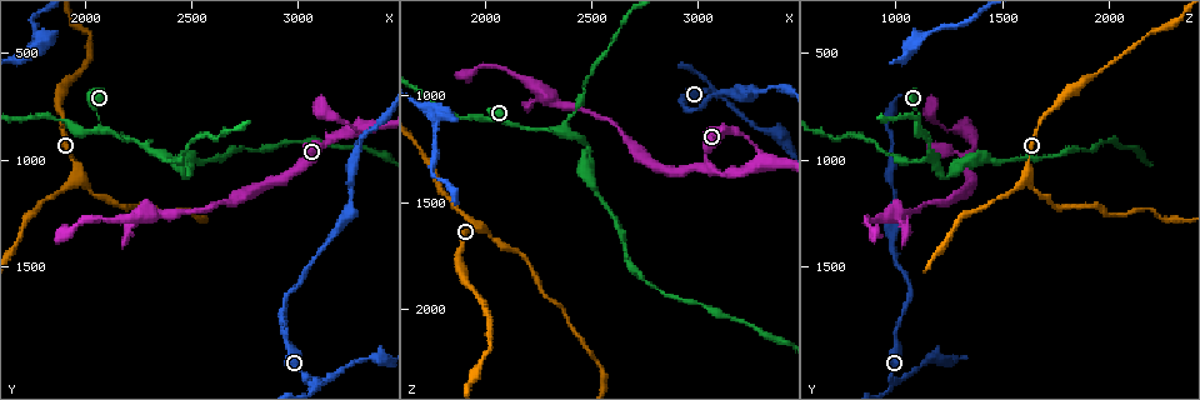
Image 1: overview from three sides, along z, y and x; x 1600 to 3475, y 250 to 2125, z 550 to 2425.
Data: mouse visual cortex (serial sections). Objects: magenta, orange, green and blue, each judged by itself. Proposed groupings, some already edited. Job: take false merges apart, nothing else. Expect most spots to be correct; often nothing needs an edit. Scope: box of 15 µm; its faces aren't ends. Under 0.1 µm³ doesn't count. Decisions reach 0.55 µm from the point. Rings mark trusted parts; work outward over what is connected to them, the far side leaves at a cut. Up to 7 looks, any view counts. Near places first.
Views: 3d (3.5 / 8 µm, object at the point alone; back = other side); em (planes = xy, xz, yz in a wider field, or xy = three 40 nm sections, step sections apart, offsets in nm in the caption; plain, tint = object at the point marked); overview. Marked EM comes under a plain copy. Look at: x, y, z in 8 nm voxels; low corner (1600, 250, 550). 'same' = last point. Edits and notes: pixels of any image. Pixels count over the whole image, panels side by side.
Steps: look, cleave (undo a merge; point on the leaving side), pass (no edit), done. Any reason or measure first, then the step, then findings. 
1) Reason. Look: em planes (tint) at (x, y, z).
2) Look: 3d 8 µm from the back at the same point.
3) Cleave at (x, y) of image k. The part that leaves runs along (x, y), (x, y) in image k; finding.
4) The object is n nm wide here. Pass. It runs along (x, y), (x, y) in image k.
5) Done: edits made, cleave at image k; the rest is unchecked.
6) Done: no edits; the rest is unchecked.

A fork. Look: 3d 3.5 µm at (3070, 2040, 980).

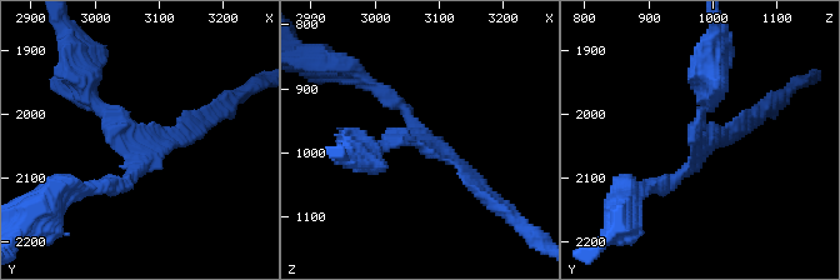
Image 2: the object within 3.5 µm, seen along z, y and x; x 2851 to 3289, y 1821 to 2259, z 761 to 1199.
3 arms meet here; the arms are 150, 150, 250 nm wide. Look: em xy step 2 (tint) at (3065, 2040, 990).

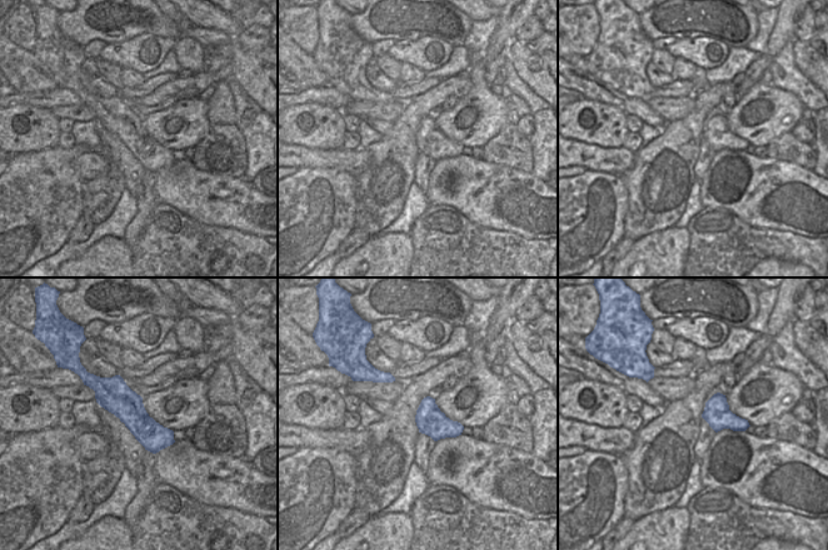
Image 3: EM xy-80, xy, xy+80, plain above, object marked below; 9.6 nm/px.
Pass. It runs along (98, 383), (155, 438), (170, 440) in image 3; one cell here.

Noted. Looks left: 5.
Three arms meet. Look: 3d 3.5 µm at (2060, 850, 1110).

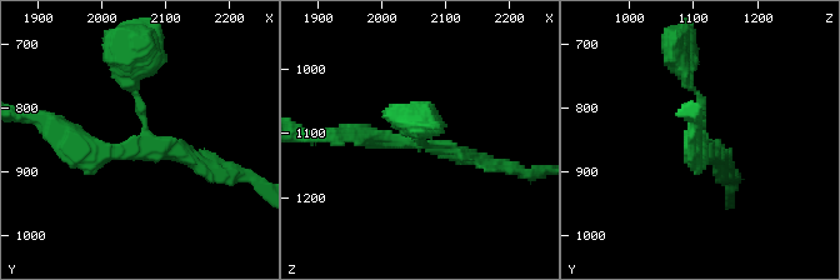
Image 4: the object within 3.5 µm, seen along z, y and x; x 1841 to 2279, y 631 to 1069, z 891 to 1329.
3 arms meet here; the arms are 200, 200, 250 nm wide. Look: em xy step 3 (tint) at (2065, 845, 1120).

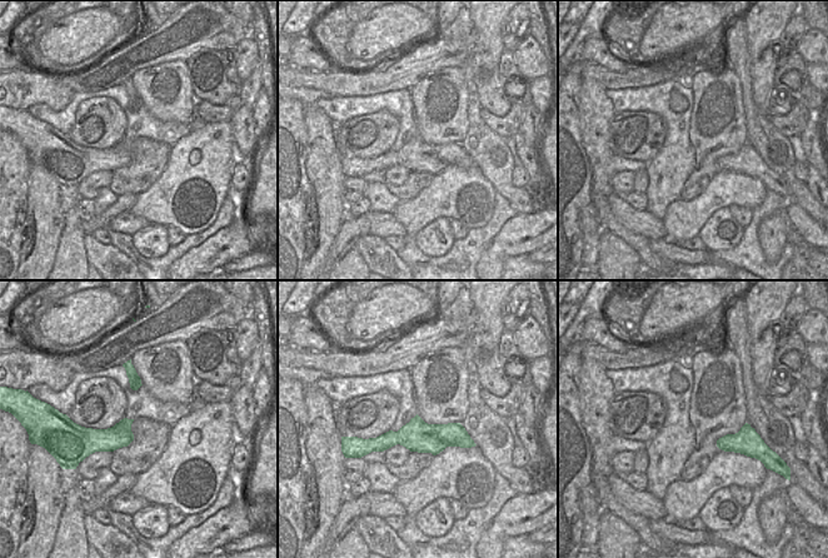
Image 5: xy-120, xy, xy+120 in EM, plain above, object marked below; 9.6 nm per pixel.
Pass. It runs along (468, 441), (390, 438), (369, 443) in image 5; continuous, no second cell.

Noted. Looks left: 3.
A narrow waist. Look: 3d 3.5 µm at (2350, 970, 1160).

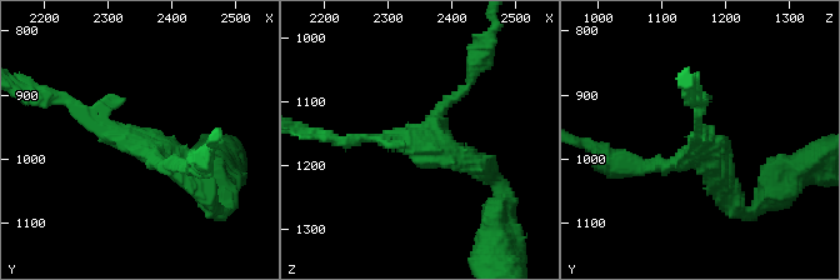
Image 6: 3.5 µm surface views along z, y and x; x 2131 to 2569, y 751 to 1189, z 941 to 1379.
3 arms meet here; the arms are 150, 150, 300 nm wide. Look: em xy step 1 (tint) at (2355, 980, 1170).

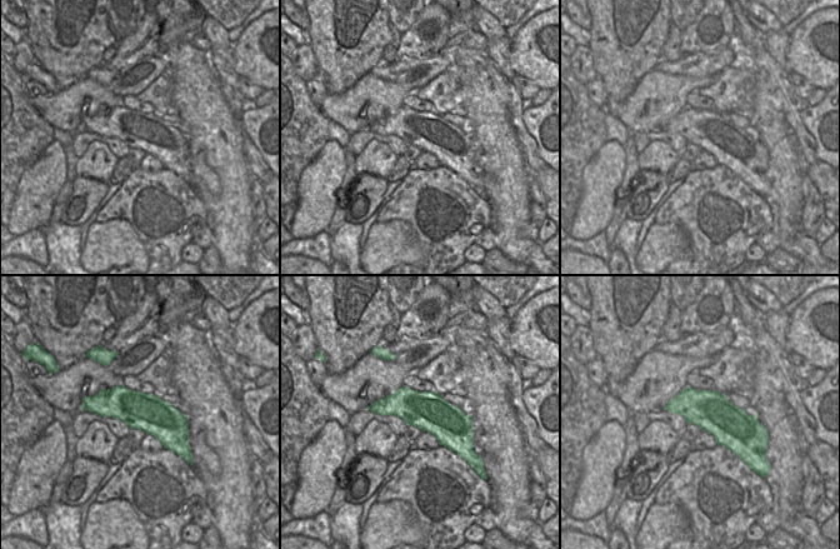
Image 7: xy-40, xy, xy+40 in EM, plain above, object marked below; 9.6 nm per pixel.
Pass. It runs along (88, 403), (148, 412), (185, 444) in image 7; continuous, no second cell.

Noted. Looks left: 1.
Done: no edits; the rest is unchecked.

